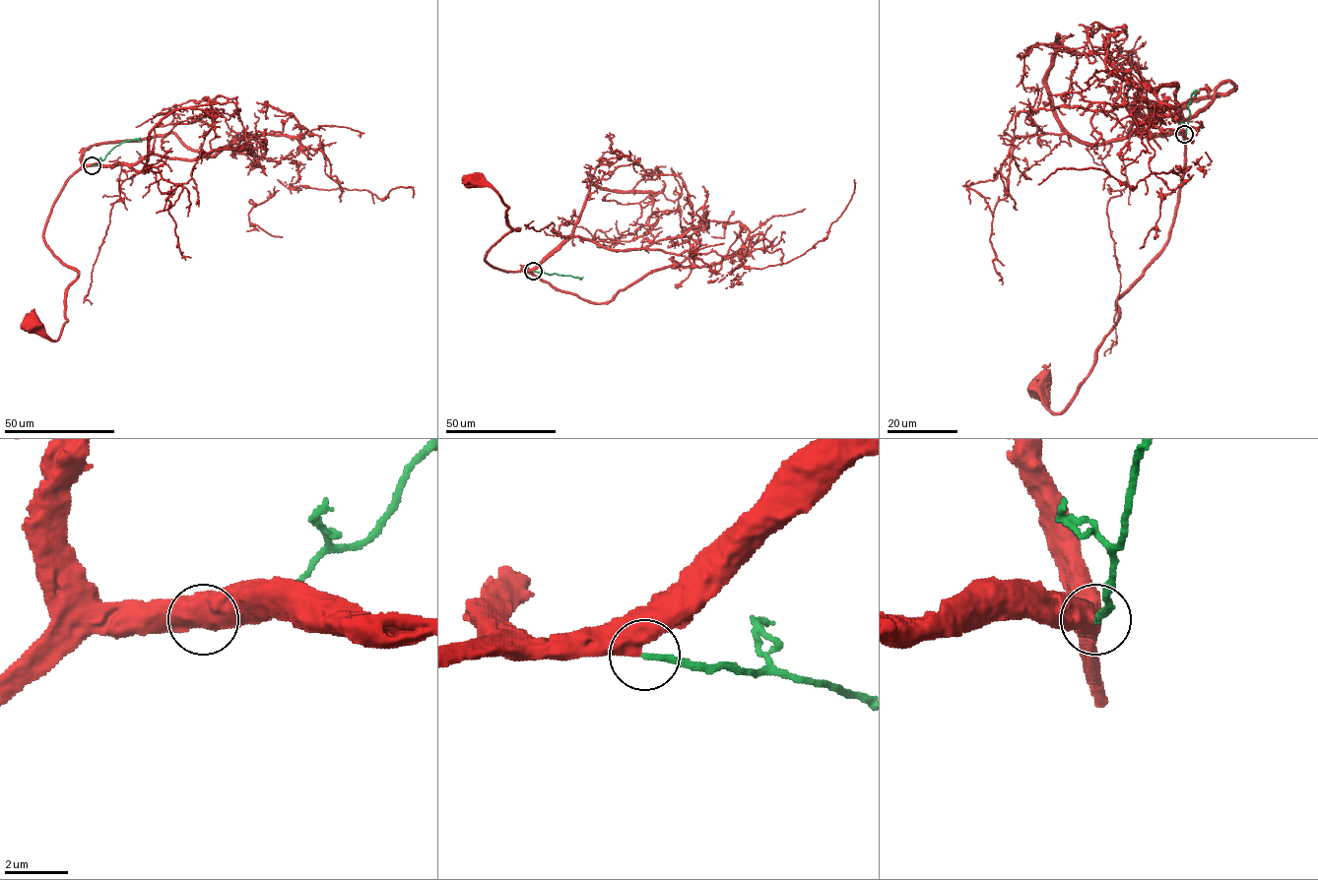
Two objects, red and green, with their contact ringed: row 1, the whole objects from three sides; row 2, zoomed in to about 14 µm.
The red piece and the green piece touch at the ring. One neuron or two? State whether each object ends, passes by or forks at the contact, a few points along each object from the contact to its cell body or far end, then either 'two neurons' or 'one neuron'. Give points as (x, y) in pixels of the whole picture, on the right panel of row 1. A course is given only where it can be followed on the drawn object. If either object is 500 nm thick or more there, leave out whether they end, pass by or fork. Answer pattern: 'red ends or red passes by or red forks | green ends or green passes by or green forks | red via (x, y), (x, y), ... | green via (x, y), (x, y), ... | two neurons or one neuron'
red via (1184, 134), (1131, 126), (1153, 108), (1163, 122), (1152, 103), (1150, 170), (1191, 167), (1140, 248) | green via (1184, 134), (1190, 113), (1188, 105), (1193, 95) | one neuron

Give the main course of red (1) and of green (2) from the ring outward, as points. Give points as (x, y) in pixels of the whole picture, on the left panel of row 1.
1: (92, 165), (223, 149), (279, 160), (321, 147), (342, 193), (285, 186), (248, 214), (282, 237)
2: (92, 165), (97, 164), (123, 142), (141, 142)

